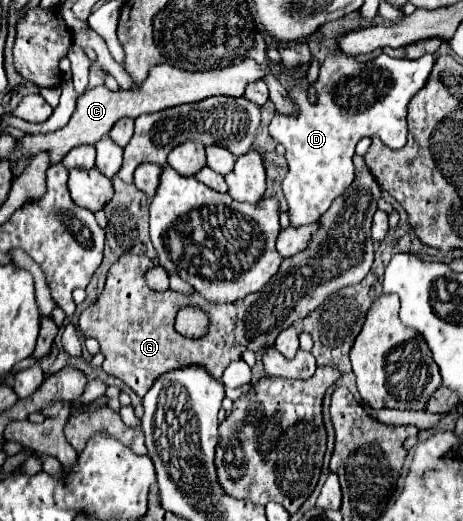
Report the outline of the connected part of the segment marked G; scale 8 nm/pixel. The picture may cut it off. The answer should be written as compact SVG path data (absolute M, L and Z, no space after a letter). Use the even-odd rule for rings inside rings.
M354 156L354 166L356 180L322 214L318 220L320 226L310 238L308 248L282 260L278 272L268 280L266 288L246 296L244 300L232 304L214 304L202 298L198 292L190 296L174 290L154 292L144 280L154 262L146 256L120 256L108 270L104 290L80 314L78 320L82 336L96 338L100 342L106 358L102 370L120 378L140 398L144 398L144 394L162 374L194 364L206 368L212 378L220 380L224 368L238 360L244 350L260 352L274 346L274 340L282 330L306 318L326 300L326 296L344 286L362 282L374 260L370 224L378 208L376 200L380 198L380 188L360 156ZM188 304L200 306L210 314L210 330L200 340L190 340L174 330L176 312Z

